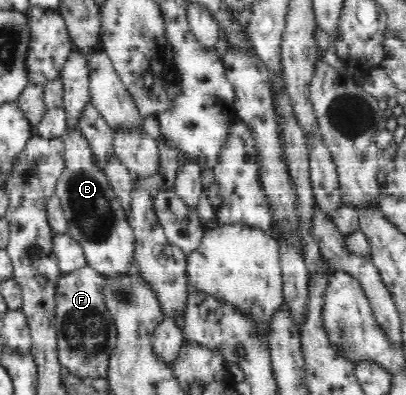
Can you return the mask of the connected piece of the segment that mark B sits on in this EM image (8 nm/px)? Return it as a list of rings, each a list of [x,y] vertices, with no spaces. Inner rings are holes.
[[[66,126],[60,139],[66,147],[62,152],[66,167],[56,184],[55,195],[61,200],[62,210],[68,221],[68,234],[80,243],[87,264],[96,273],[110,279],[124,277],[135,258],[135,238],[122,201],[114,195],[107,176],[95,163],[89,144],[85,142],[79,127],[68,130]]]

